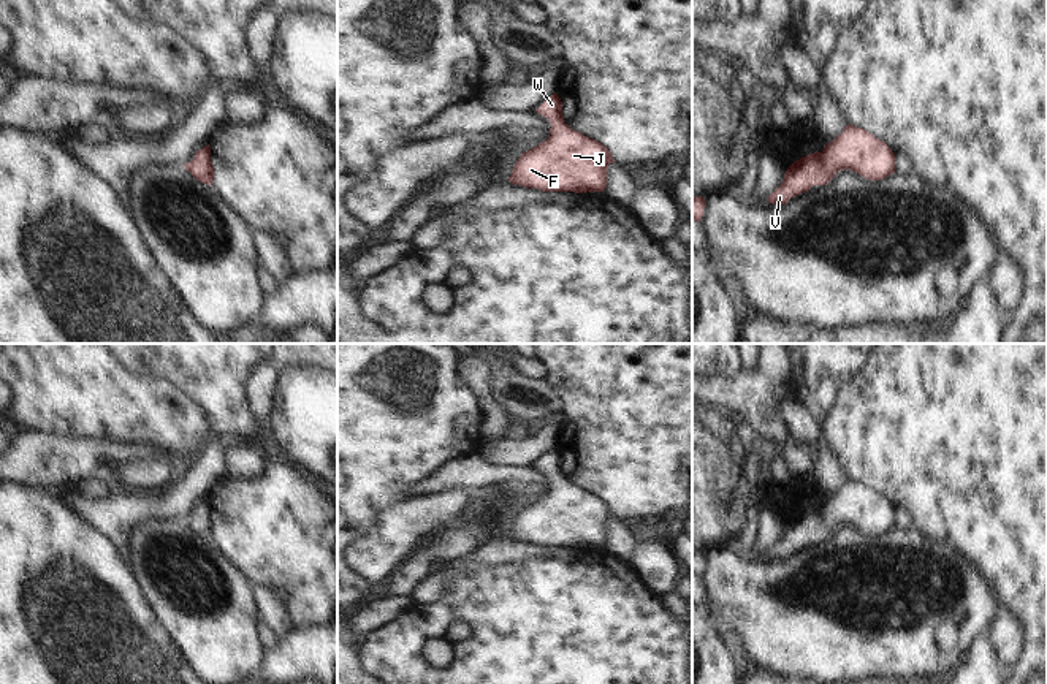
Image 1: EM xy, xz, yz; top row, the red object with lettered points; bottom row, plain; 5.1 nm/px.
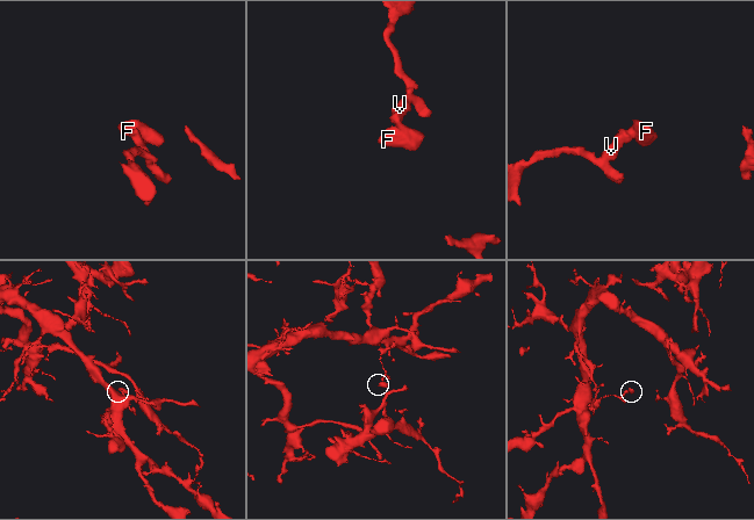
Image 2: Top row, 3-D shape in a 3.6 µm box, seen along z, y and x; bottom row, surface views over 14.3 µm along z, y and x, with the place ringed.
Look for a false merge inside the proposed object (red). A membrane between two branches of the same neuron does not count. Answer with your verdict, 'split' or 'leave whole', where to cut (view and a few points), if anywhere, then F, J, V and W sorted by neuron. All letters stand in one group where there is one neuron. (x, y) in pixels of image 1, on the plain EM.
leave whole; no cut; F J V W

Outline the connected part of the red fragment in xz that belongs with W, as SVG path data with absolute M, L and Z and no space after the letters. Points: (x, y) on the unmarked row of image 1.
M558 448L535 466L551 478L550 491L521 508L508 535L542 546L603 546L608 519L615 518L610 505L564 477Z

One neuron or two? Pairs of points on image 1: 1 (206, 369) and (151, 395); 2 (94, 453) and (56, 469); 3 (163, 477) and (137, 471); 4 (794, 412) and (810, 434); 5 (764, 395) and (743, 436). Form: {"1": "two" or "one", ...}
{"1": "two", "2": "one", "3": "one", "4": "one", "5": "two"}

